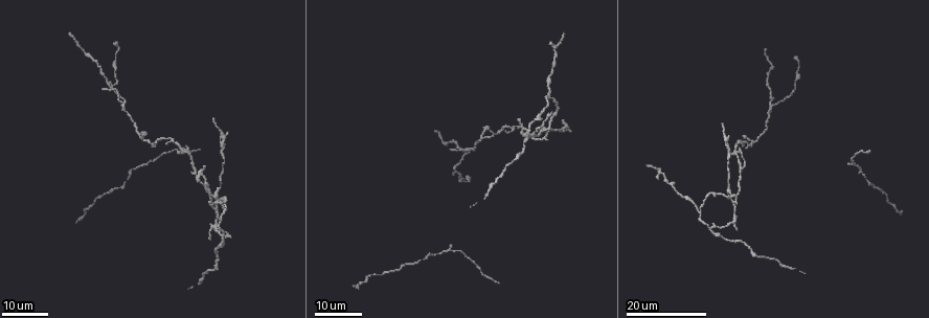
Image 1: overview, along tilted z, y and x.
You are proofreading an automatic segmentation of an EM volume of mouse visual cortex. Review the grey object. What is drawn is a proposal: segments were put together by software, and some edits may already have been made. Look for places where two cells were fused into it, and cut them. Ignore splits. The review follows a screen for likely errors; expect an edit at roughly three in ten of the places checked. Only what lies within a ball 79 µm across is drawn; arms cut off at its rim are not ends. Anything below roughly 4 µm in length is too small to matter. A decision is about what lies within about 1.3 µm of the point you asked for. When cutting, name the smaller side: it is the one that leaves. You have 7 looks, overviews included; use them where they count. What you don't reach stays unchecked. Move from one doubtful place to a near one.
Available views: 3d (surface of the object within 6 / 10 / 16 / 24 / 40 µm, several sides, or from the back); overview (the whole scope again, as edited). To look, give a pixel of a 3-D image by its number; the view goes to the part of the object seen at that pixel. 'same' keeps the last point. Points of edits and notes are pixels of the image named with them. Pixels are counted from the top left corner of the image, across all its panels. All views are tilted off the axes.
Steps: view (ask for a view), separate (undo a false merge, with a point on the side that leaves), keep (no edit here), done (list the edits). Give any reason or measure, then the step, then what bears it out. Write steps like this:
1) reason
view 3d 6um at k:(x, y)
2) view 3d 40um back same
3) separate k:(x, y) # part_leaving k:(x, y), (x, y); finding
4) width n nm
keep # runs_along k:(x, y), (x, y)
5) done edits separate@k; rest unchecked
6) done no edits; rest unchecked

thin arm on a thick one
view 3d 24um at 1:(194, 169)

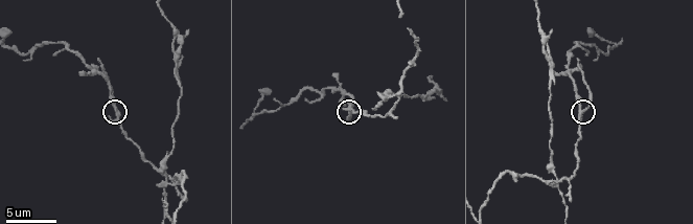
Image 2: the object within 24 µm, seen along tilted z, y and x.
view 3d 10um at 2:(582, 113)

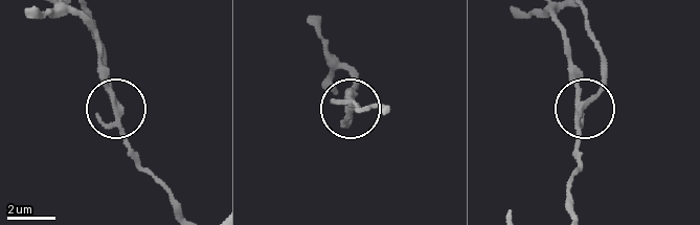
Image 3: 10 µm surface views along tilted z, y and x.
arms 3
separate 3:(345, 124) # a second cell is stuck on

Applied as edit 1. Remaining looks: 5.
four arms meet
view 3d 6um at 2:(89, 67)

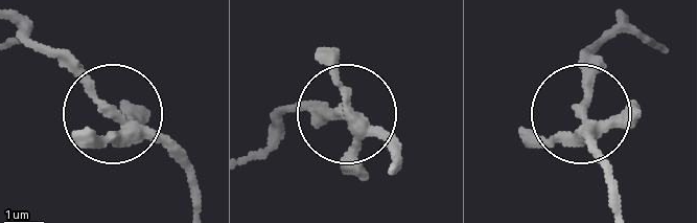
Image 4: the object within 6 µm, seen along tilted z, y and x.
keep # runs_along 4:(110, 112), (192, 175); one cell here

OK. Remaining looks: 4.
a fork
view 3d 24um at 1:(851, 164)

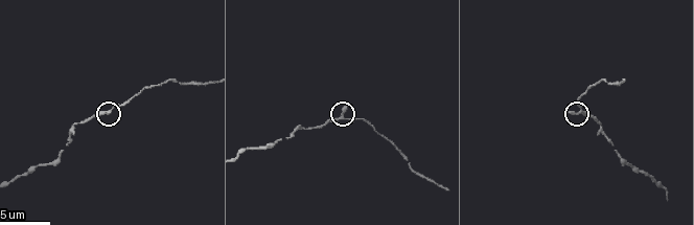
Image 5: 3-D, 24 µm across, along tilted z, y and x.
view 3d 6um at 5:(342, 118)

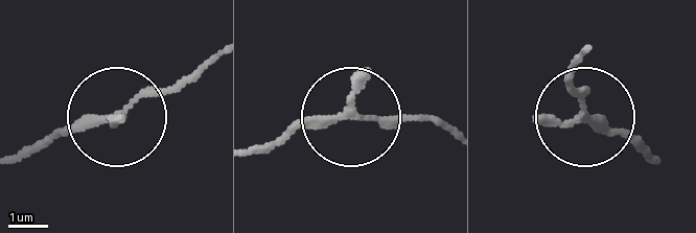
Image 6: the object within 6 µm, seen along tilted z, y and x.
arms 3
keep # continuous, no second cell

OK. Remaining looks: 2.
done edits separate@3; rest unchecked

